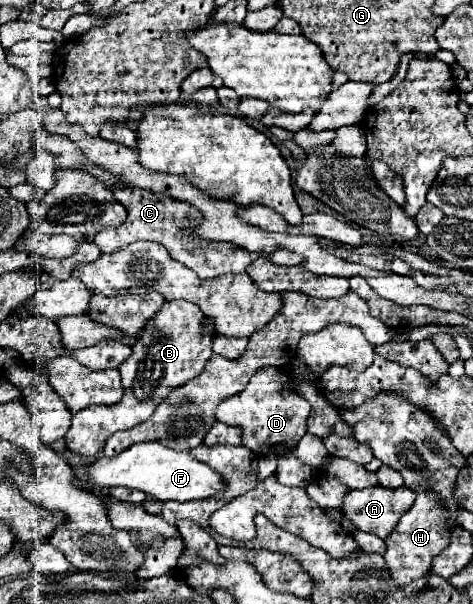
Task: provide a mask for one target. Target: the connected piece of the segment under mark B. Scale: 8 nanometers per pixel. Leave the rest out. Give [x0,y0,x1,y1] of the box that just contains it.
[64,301,212,457]

